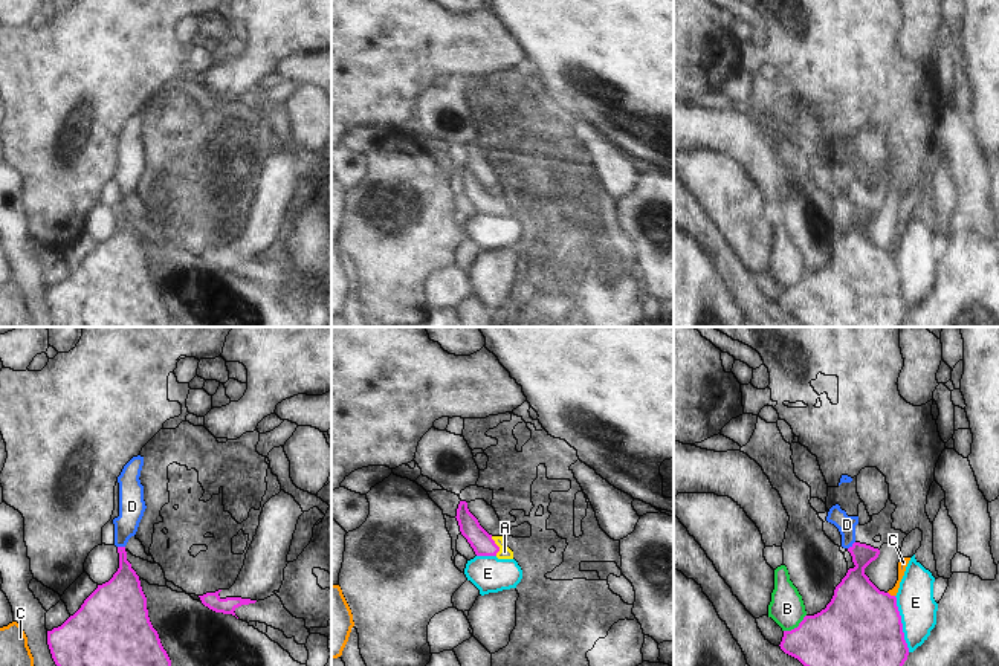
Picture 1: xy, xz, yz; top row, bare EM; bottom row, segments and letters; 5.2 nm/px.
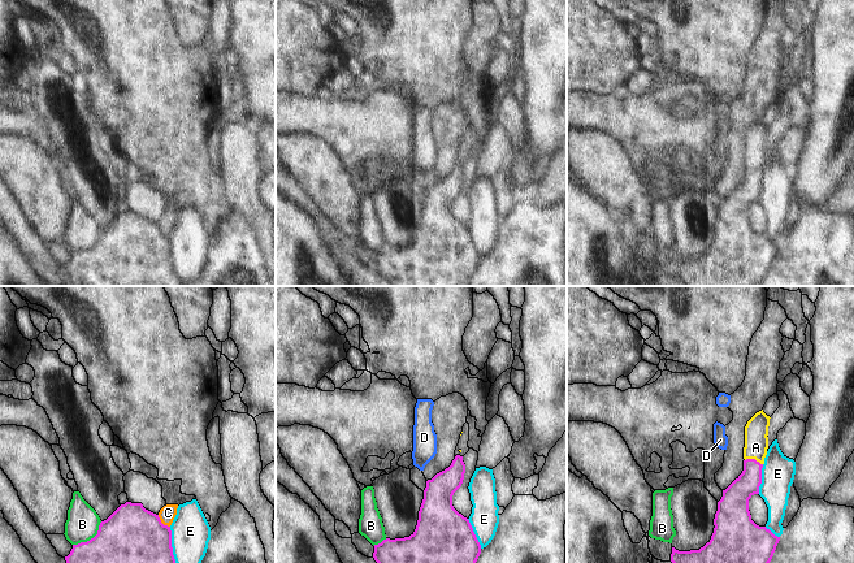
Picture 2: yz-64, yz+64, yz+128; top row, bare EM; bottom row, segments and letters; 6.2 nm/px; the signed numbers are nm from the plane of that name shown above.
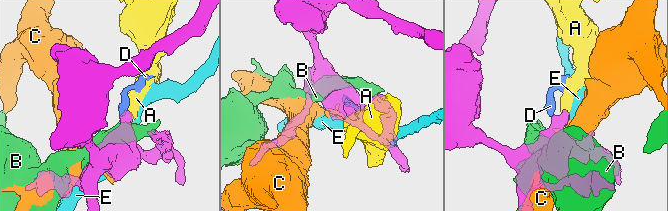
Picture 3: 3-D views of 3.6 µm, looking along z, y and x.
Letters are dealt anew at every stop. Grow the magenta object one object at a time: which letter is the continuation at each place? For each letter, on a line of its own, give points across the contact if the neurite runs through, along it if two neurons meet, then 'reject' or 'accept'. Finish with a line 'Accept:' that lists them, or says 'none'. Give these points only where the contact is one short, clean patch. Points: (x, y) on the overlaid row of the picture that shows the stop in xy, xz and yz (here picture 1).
A: runs through xz (481, 543), (497, 546), (504, 552); accept
B: reject
C: reject
D: border along yz (854, 541), (848, 549); reject
E: reject
Accept: A

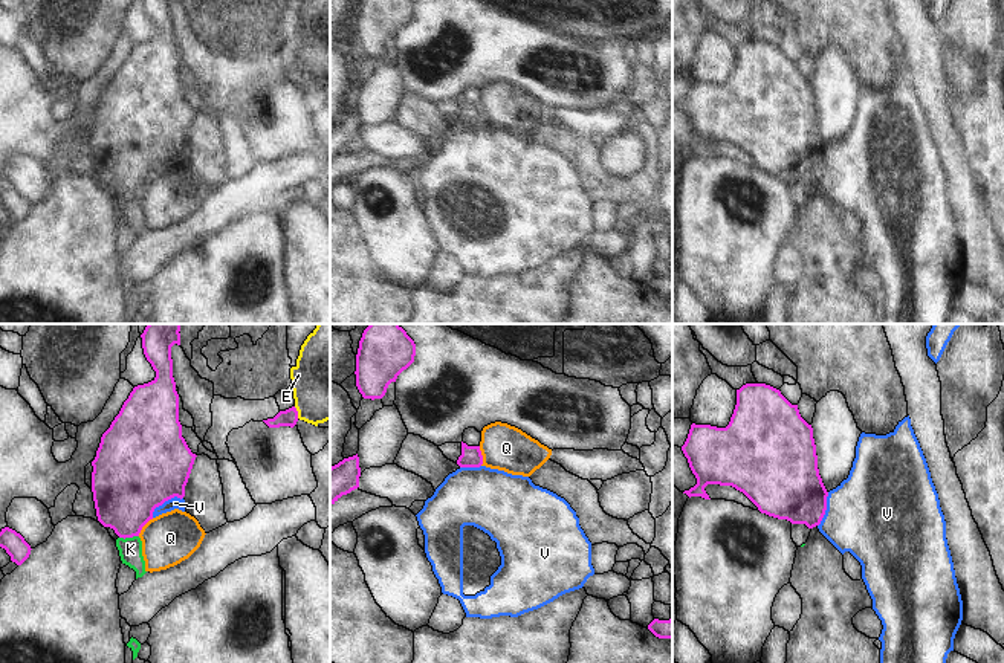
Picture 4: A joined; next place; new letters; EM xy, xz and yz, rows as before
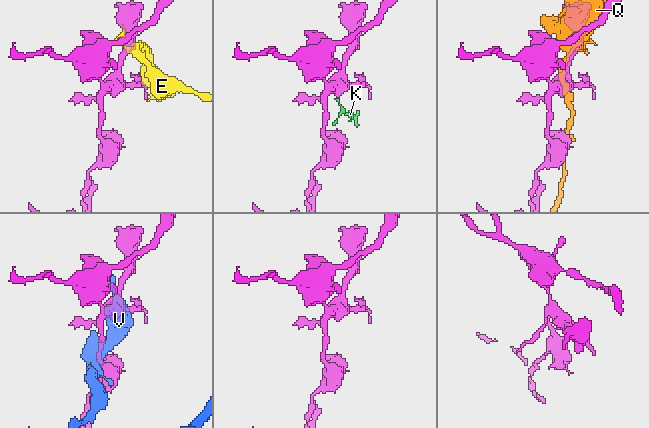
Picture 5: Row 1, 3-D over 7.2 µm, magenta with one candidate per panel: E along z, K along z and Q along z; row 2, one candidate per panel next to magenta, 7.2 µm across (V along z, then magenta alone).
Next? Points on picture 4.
E: reject
K: border along xy (138, 535), (119, 538); reject
Q: reject
V: reject
Accept: none

